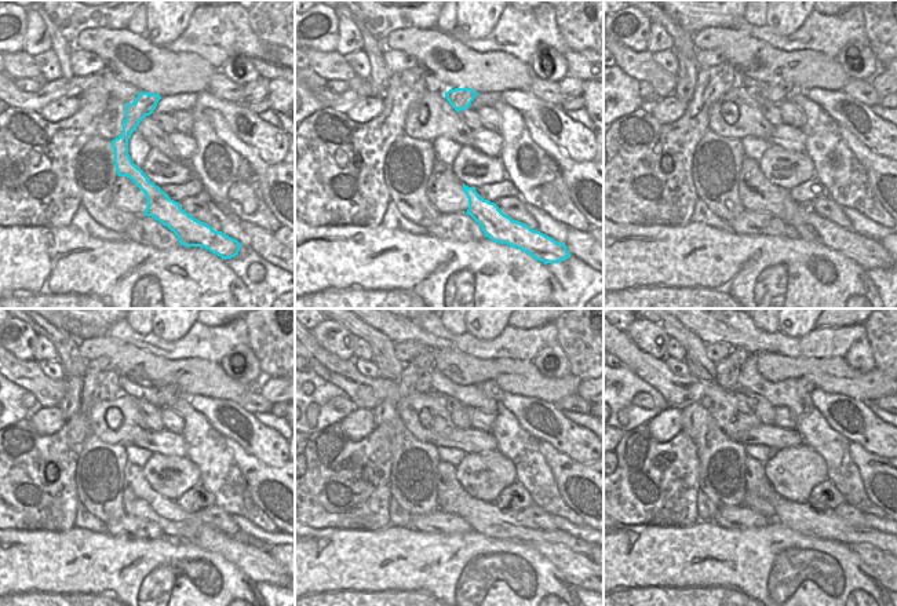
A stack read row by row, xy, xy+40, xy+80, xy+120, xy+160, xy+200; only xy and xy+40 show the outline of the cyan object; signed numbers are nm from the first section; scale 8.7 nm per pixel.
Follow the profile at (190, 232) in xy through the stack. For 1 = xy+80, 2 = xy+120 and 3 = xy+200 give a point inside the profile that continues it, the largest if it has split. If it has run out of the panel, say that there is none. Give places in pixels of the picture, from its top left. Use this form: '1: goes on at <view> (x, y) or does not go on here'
1: goes on at xy+80 (806, 225)
2: goes on at xy+120 (258, 565)
3: goes on at xy+200 (883, 565)

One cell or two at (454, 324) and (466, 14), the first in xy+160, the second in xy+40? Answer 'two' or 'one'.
two

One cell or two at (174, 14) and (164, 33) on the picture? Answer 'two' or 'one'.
one

